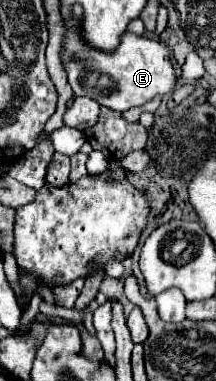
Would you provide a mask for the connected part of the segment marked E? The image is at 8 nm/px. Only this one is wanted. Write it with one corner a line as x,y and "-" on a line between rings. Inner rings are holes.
64,21
64,27
66,27
66,35
62,41
60,57
64,61
64,69
68,73
68,81
76,97
80,95
94,97
100,105
106,105
116,111
128,111
132,107
152,101
156,95
164,97
176,91
178,75
170,61
170,51
162,41
138,37
126,31
120,39
118,49
106,55
106,53
86,47
74,23
-
68,53
72,53
70,59
68,59

